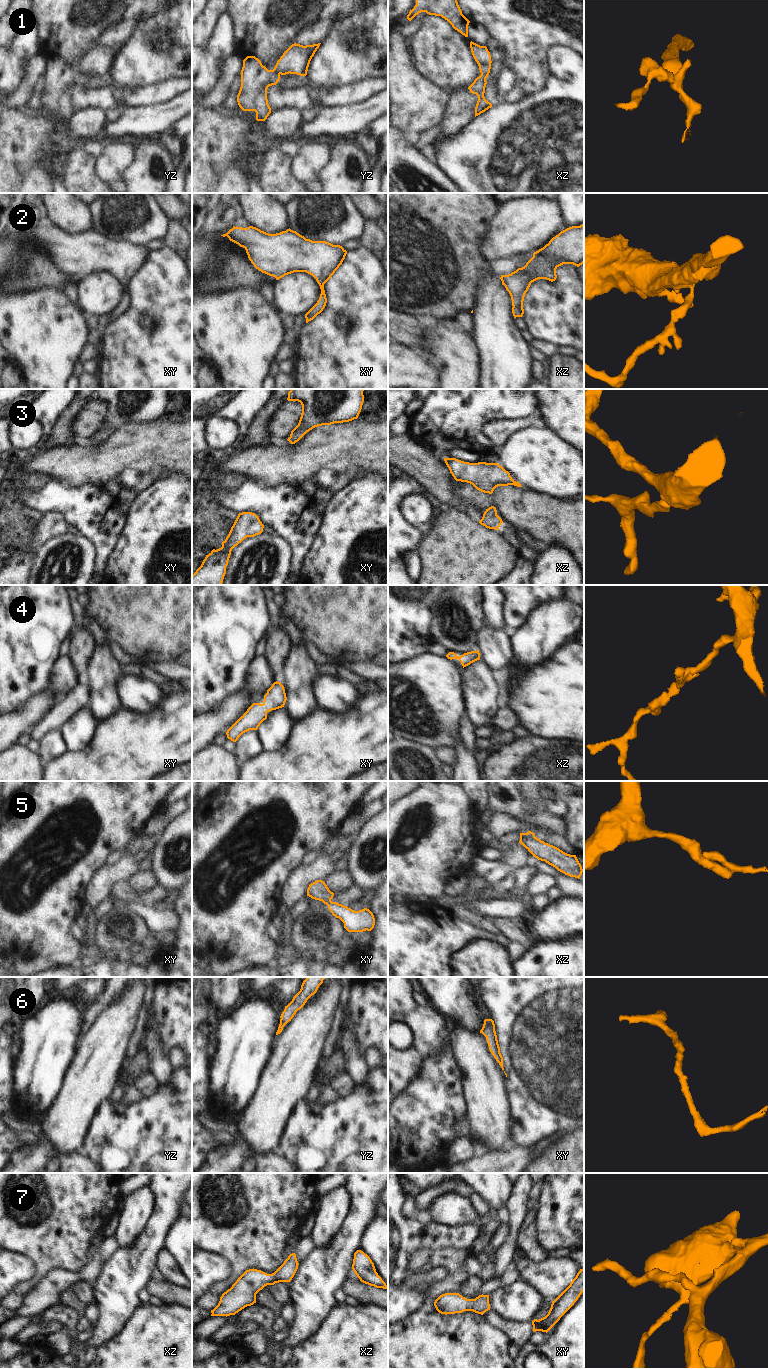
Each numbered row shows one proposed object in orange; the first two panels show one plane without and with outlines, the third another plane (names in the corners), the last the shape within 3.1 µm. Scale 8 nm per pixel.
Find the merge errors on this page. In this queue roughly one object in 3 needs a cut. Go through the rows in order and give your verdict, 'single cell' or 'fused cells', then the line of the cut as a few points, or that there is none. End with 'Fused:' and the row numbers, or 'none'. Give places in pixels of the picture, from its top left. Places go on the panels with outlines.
1: single cell; no cut
2: single cell; no cut
3: single cell; no cut
4: single cell; no cut
5: fused cells; cut in xy along (332, 902), (328, 906)
6: single cell; no cut
7: single cell; no cut
Fused: 5

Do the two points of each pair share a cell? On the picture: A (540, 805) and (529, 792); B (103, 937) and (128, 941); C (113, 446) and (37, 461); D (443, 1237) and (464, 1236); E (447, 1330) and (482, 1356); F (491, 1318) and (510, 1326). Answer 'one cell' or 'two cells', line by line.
A: one cell
B: one cell
C: one cell
D: one cell
E: one cell
F: one cell

